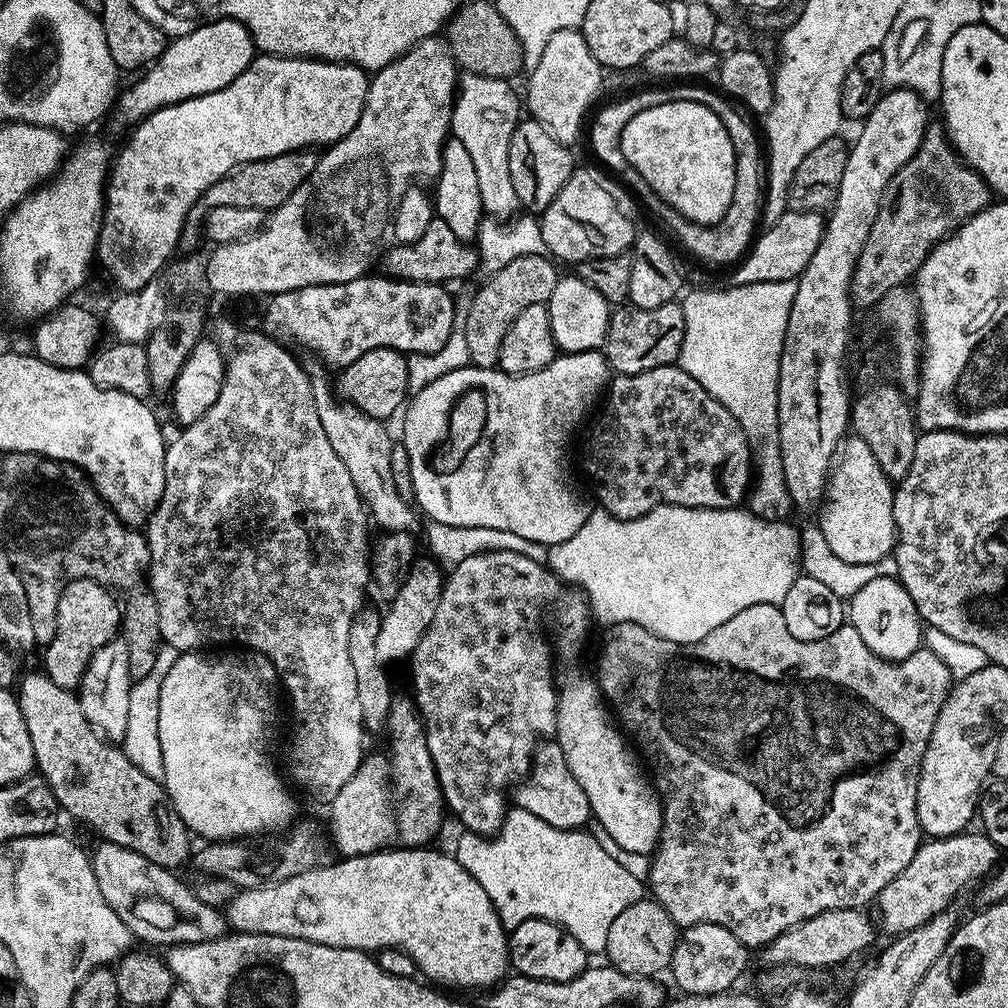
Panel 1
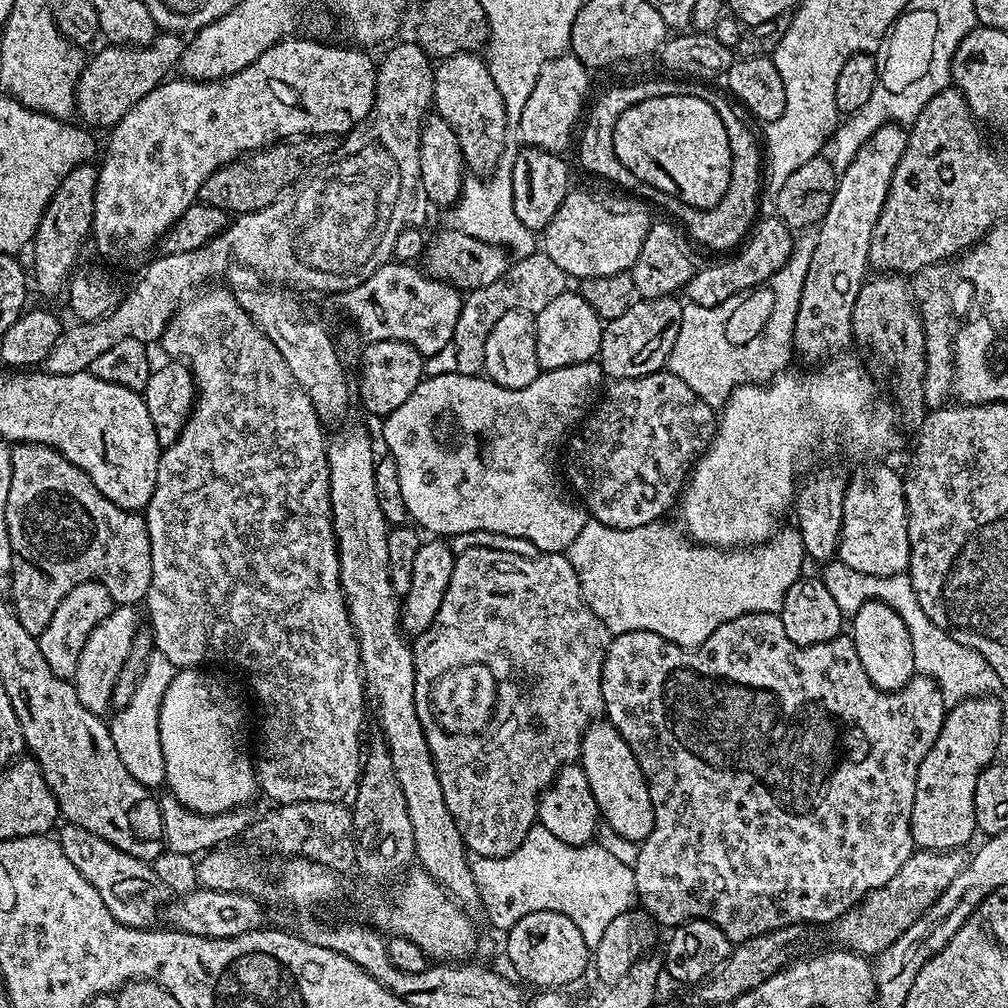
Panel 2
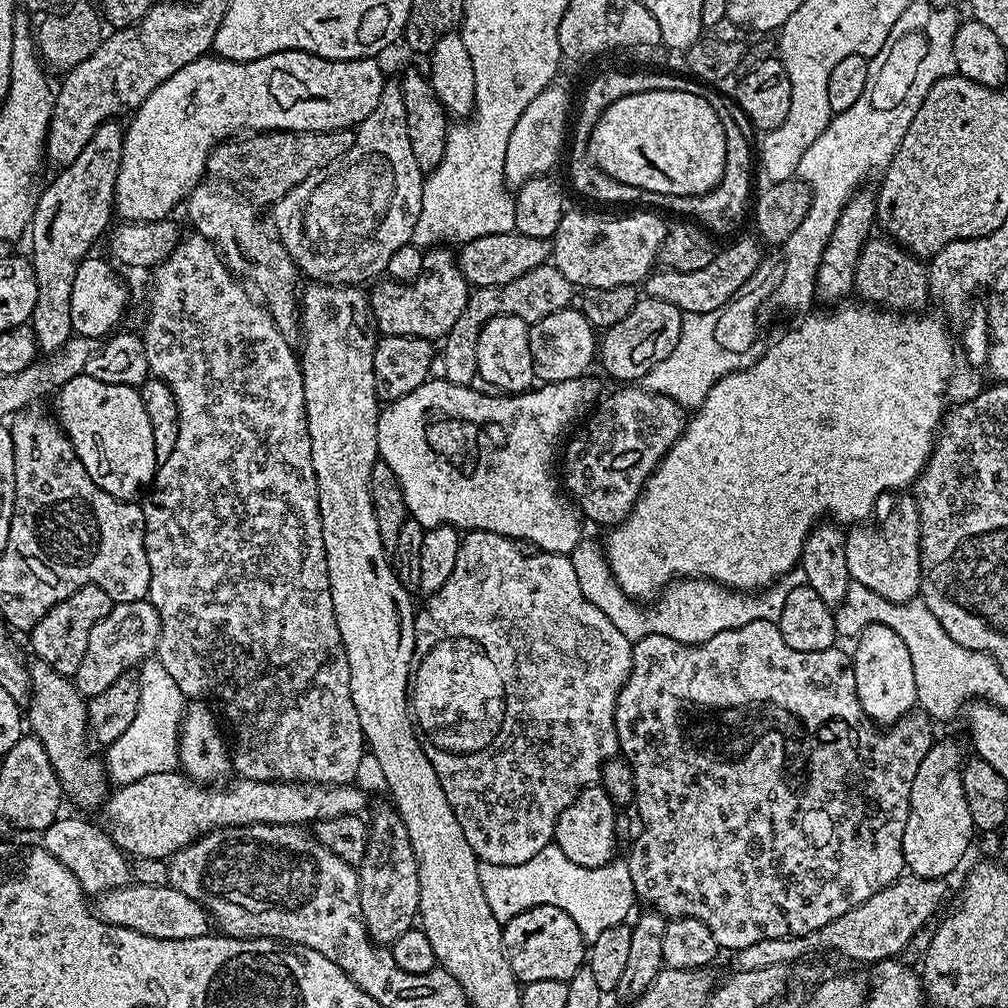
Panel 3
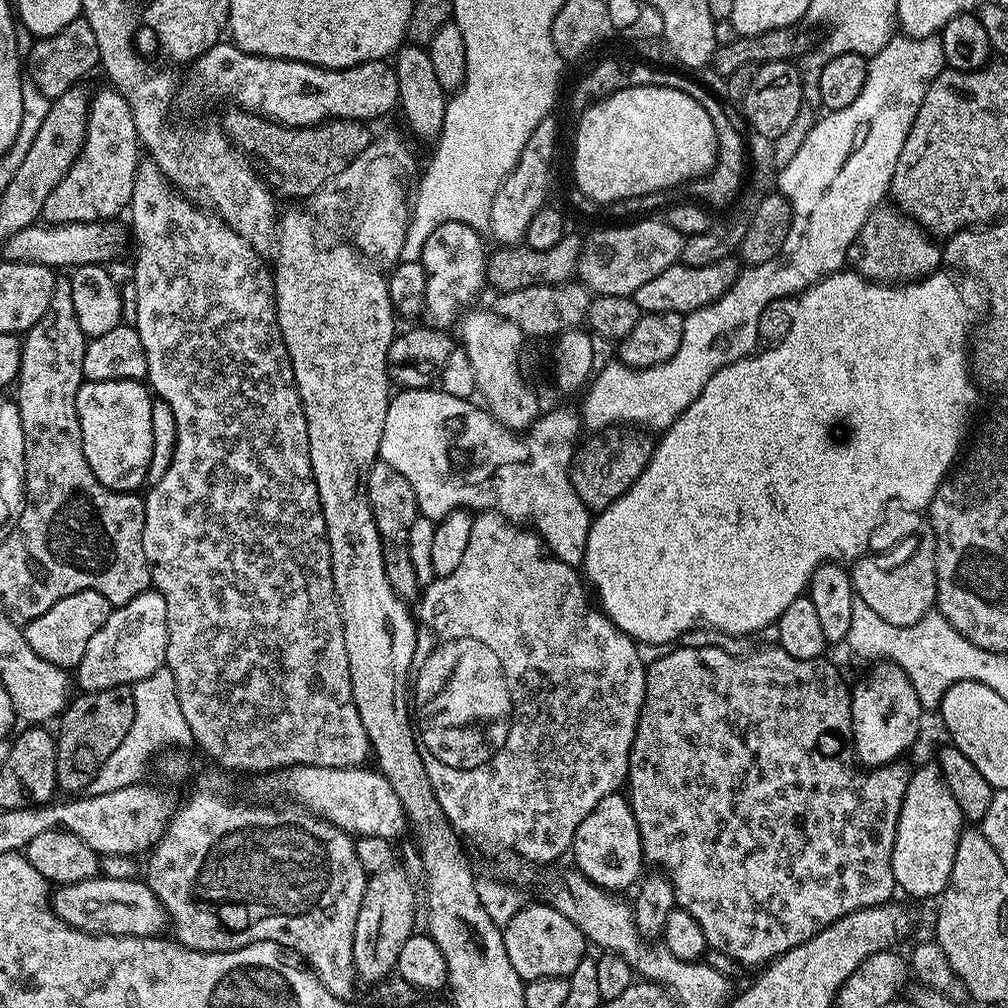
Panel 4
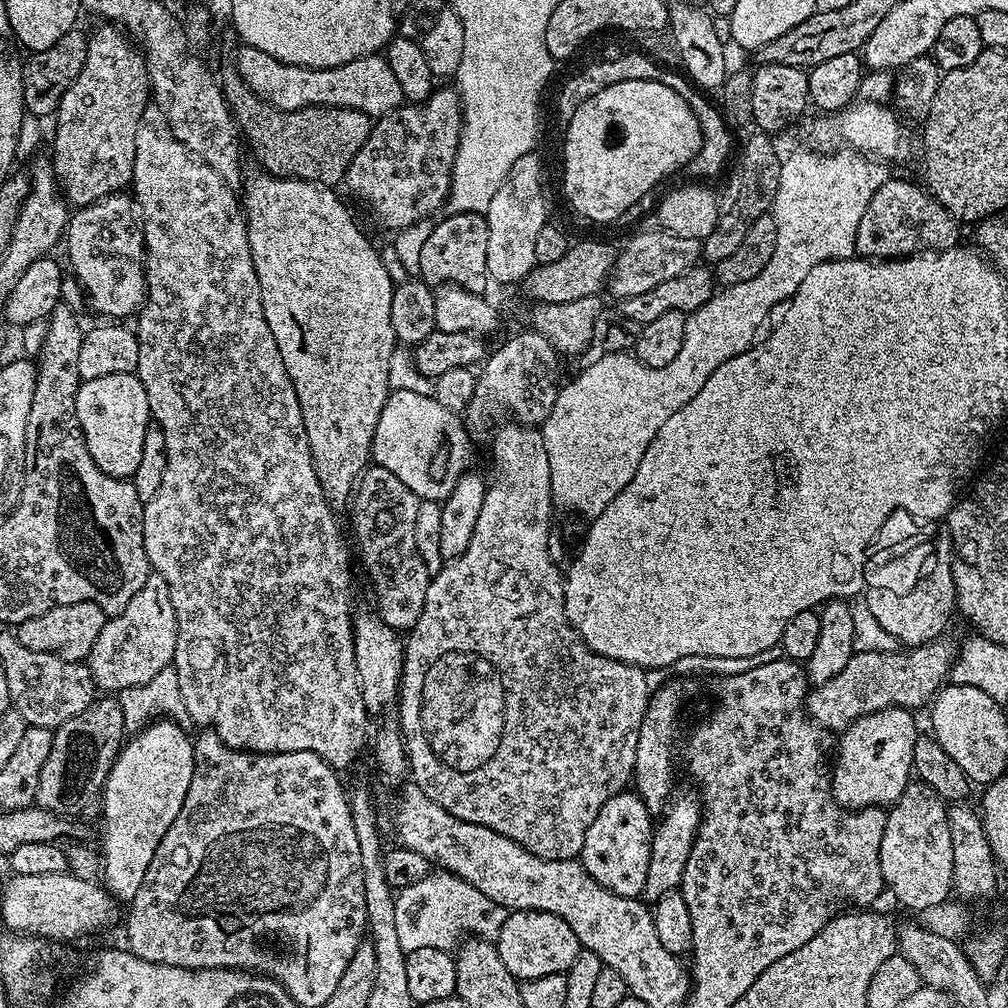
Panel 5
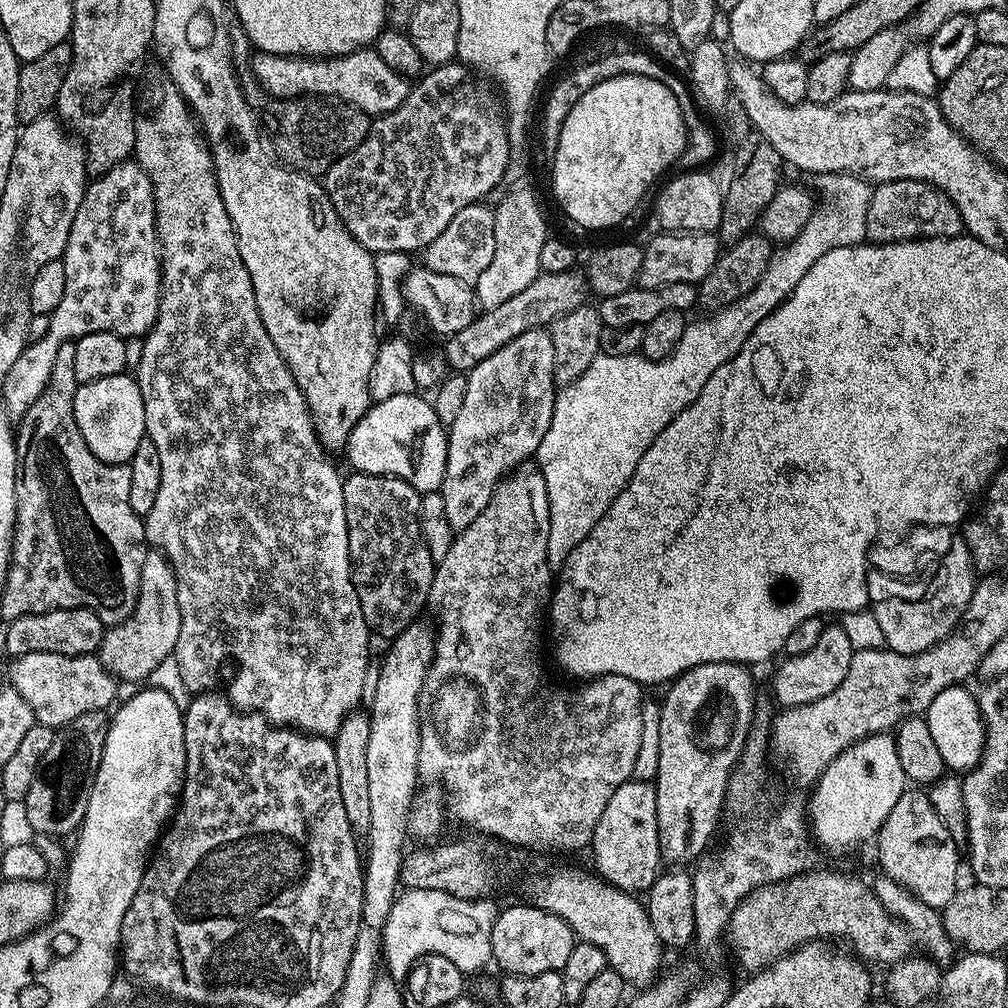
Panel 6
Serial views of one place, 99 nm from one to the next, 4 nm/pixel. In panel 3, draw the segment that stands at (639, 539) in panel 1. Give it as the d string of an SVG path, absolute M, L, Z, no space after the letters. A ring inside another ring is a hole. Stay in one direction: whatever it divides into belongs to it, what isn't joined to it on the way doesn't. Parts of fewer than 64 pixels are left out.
M585 538L570 553L570 559L574 574L578 574L578 586L582 586L582 594L586 594L586 598L594 602L594 606L598 606L598 610L602 610L602 614L606 614L606 618L610 618L610 622L614 622L614 626L618 626L618 630L622 630L622 634L626 634L630 641L635 642L642 636L655 634L674 638L680 644L705 644L714 638L714 634L747 625L744 620L745 593L726 588L722 584L699 578L681 579L663 589L664 600L657 599L656 608L643 612L640 609L643 607L631 600L618 586L608 568L608 558L601 545L599 548L591 538Z

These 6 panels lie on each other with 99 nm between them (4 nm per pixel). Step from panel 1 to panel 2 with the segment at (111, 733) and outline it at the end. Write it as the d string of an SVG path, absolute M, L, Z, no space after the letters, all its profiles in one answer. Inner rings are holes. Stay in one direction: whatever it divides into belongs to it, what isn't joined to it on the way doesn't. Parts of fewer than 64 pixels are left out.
M132 606L113 607L108 617L90 634L90 638L86 638L86 646L82 646L82 658L78 658L78 670L74 677L76 693L86 710L97 714L109 711L118 670L122 670L122 662L126 662L126 654L130 654L130 642L134 642L134 634L138 631L136 611Z

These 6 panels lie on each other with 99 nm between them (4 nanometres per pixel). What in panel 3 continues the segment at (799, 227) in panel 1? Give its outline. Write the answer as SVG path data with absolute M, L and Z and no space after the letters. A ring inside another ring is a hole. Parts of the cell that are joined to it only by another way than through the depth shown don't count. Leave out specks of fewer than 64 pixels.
M736 240L729 248L721 247L716 253L714 262L710 266L702 266L702 270L656 270L643 281L642 292L647 298L658 298L662 302L670 302L670 306L678 306L682 313L706 314L718 310L723 304L732 301L738 290L758 270L761 260L765 259L766 252L761 241Z

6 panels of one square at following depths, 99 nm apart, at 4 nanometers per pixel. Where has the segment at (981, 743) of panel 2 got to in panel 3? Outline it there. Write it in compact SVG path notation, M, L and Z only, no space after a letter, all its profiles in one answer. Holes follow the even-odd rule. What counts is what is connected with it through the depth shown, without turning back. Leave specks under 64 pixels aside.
M944 740L933 743L932 749L926 754L926 758L922 758L921 764L918 766L918 774L914 774L914 786L910 786L910 806L908 807L908 817L906 818L906 830L902 834L902 850L904 851L904 866L911 875L921 876L927 880L944 880L948 875L959 866L964 860L964 855L968 852L968 847L972 844L972 835L974 829L972 819L970 818L970 806L966 806L966 790L962 790L962 774L964 773L965 753L960 753L960 748L952 740Z

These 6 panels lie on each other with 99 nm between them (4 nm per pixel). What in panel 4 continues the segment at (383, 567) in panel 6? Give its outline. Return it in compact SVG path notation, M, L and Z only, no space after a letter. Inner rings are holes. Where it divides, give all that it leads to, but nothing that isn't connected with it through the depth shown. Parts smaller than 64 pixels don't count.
M378 458L368 475L368 501L379 532L380 544L383 546L383 564L386 566L391 588L405 600L411 600L412 597L415 599L419 595L420 585L414 578L414 566L410 565L407 548L409 528L418 515L414 490L398 470L394 470L389 463Z

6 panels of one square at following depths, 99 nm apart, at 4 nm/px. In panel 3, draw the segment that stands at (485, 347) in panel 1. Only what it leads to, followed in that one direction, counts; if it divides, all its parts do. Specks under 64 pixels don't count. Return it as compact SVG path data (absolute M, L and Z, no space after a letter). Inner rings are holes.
M551 263L538 266L522 278L514 278L506 286L494 286L493 288L477 288L468 297L466 310L462 310L458 322L450 326L447 336L443 337L444 361L443 379L455 384L471 385L478 377L478 356L477 346L480 331L490 322L494 316L517 316L522 318L529 326L538 323L540 319L547 315L554 314L555 311L569 307L573 303L572 292L574 285Z

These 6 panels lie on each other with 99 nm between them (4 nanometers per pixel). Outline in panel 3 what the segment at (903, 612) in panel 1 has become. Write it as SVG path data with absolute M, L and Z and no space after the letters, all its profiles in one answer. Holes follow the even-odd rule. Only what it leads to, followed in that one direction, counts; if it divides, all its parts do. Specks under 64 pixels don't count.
M882 624L870 625L859 635L854 645L856 645L856 652L854 651L852 656L852 669L854 670L854 682L858 690L860 705L873 724L891 726L901 716L907 716L909 712L917 707L914 667L910 660L910 653L902 638L890 626Z

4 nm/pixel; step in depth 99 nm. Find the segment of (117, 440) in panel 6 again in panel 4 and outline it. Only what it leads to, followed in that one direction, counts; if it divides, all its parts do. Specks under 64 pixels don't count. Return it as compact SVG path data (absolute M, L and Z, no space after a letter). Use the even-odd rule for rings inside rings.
M90 380L81 384L76 395L76 409L82 426L82 446L86 450L90 470L102 486L116 492L136 492L145 487L154 442L154 434L150 434L152 402L149 389L139 380Z

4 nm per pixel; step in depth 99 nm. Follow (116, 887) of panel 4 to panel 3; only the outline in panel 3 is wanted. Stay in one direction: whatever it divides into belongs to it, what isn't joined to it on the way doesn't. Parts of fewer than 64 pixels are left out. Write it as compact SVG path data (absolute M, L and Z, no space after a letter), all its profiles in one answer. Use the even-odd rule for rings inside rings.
M129 882L122 888L103 893L97 900L100 901L94 904L94 911L100 919L107 924L129 928L138 934L146 934L150 938L185 940L207 936L210 932L210 917L203 906L194 902L194 898L186 898L186 894L168 884L146 886Z

